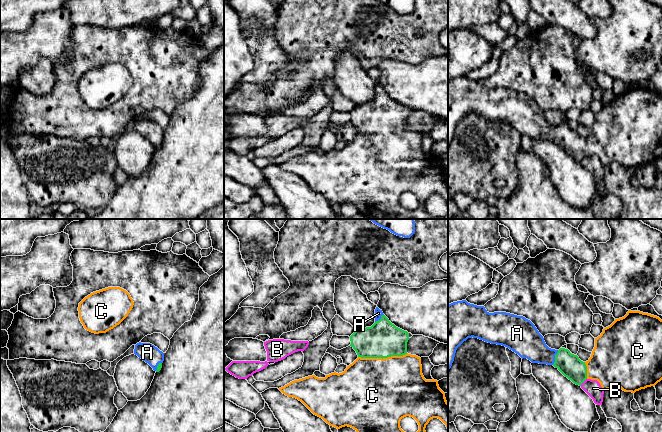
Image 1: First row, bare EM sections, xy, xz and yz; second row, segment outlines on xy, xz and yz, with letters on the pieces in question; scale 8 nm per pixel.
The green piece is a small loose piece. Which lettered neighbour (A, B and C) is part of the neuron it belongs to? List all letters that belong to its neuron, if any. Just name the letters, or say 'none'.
A, C

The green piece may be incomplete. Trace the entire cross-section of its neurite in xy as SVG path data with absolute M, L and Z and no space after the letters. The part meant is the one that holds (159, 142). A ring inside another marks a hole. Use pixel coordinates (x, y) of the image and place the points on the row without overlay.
M137 119L134 130L148 139L154 147L159 148L164 137L164 129L150 119Z

